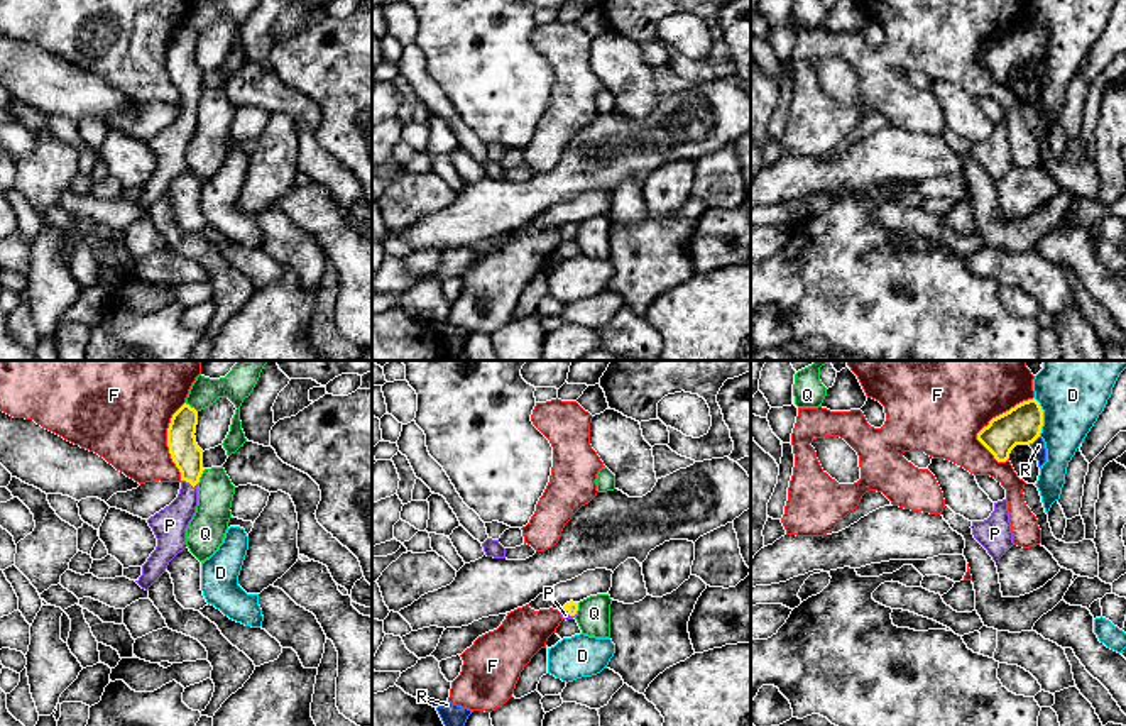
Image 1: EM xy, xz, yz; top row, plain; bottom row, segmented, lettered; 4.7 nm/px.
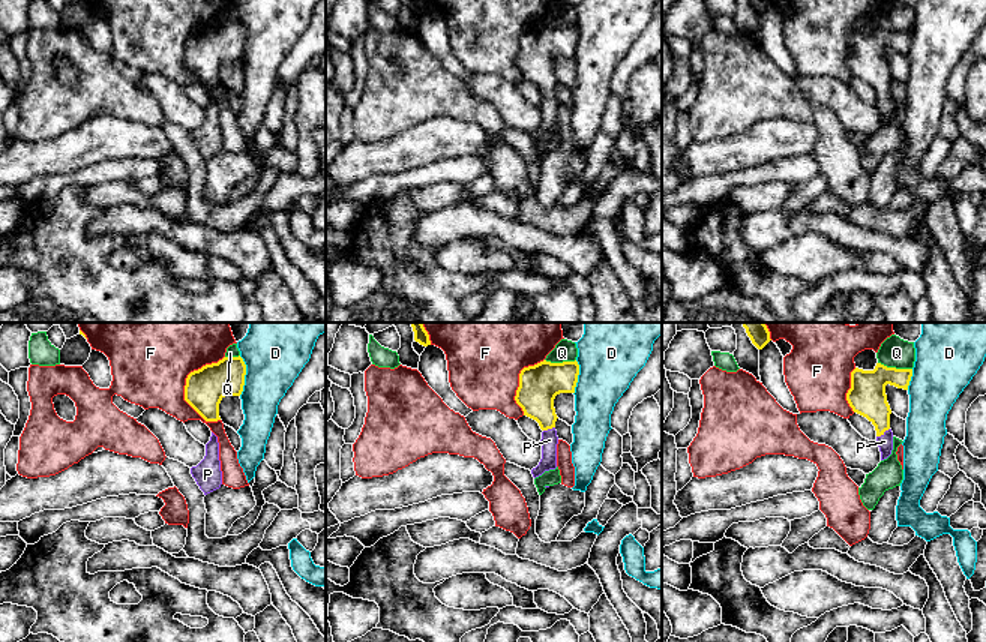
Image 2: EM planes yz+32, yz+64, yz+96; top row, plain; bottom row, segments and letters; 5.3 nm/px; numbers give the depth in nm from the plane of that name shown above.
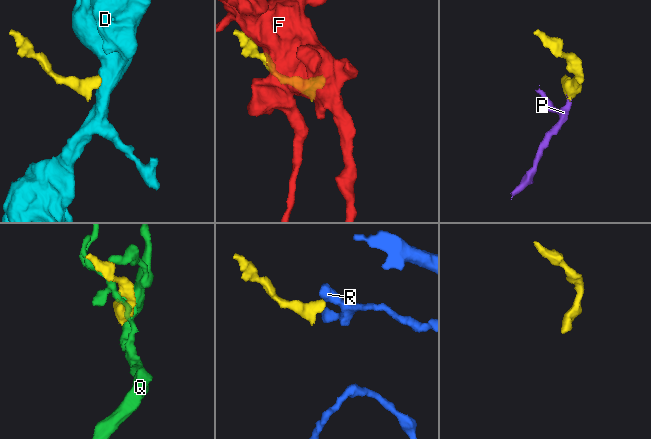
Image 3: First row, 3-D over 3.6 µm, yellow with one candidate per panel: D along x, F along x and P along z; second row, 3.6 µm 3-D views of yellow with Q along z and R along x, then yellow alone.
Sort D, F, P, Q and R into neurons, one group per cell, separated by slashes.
D / F / P / Q / R

